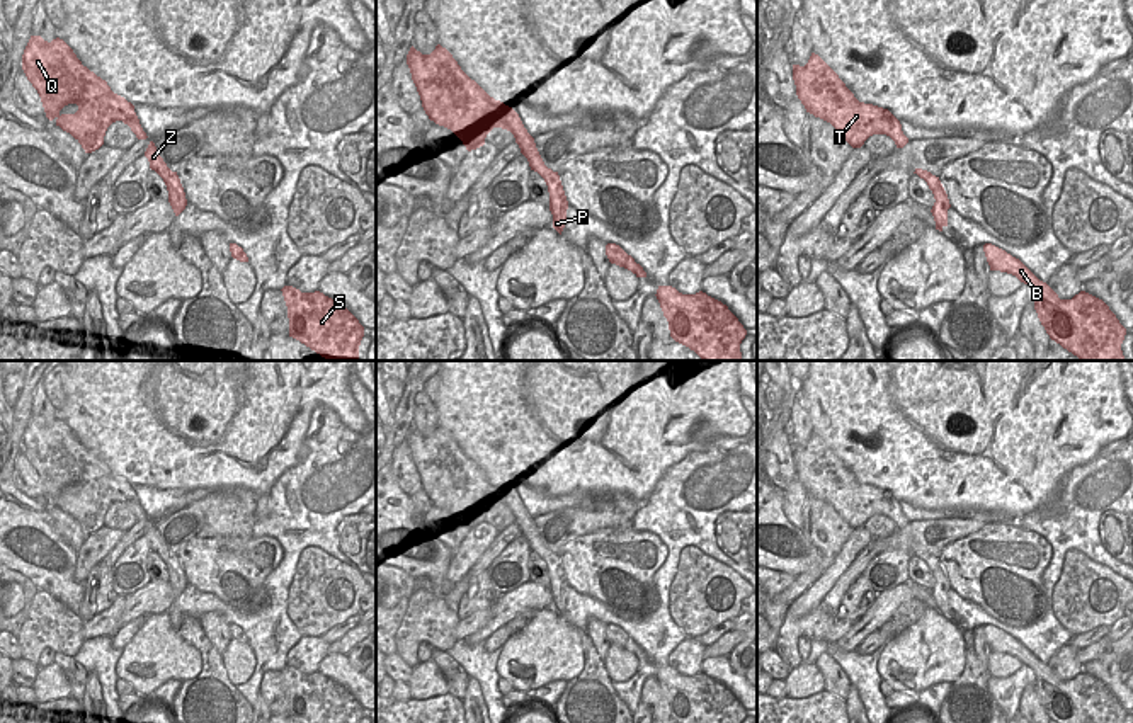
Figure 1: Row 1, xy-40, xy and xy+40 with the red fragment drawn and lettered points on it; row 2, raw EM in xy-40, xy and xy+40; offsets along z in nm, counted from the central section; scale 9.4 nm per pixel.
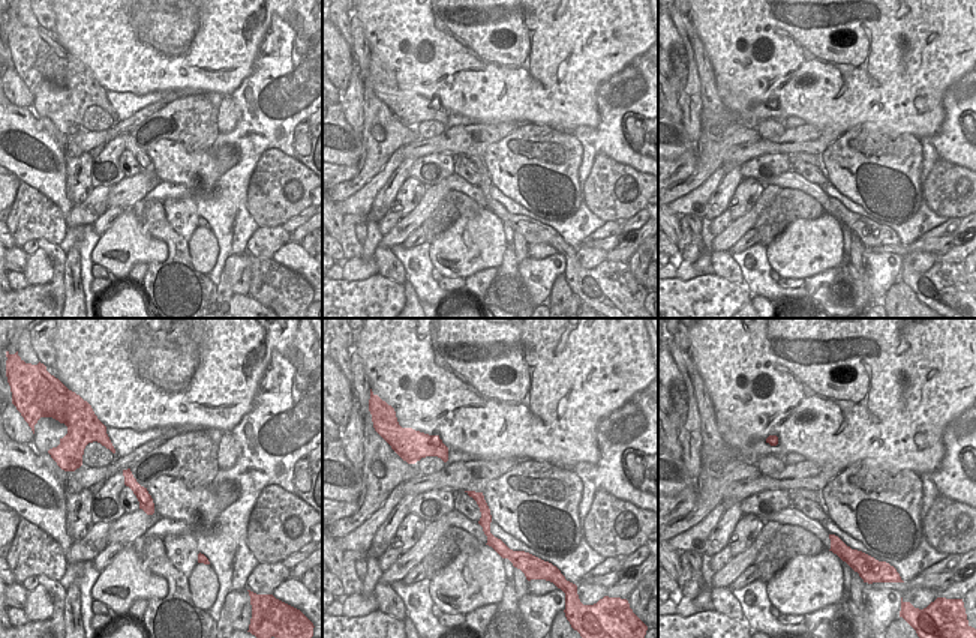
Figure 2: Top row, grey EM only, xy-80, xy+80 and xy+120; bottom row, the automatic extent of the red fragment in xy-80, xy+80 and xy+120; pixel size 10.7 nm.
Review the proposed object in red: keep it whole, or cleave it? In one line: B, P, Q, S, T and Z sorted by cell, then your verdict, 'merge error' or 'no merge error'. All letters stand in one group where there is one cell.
B P Q S T Z; no merge error

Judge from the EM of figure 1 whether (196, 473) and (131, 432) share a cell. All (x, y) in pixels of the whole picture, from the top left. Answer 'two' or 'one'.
one

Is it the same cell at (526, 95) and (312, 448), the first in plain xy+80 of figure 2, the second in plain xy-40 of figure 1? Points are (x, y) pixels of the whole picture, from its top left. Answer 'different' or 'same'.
different

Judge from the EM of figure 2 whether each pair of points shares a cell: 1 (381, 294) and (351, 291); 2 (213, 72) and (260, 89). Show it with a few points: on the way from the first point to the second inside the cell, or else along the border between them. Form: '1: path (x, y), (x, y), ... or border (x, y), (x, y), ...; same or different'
1: path (374, 294), (359, 294); same
2: border (258, 50), (249, 74), (228, 95); different

